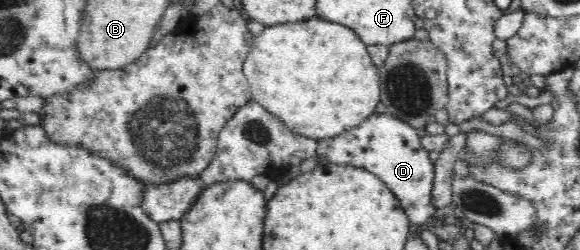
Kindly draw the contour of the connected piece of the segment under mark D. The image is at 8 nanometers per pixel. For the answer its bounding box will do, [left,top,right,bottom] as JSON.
[317,112,437,229]

